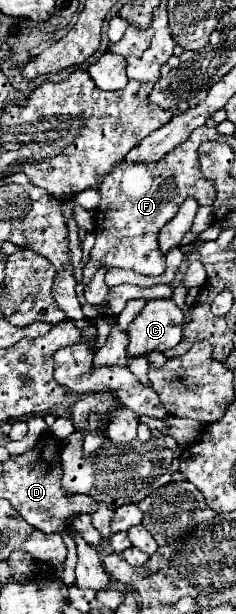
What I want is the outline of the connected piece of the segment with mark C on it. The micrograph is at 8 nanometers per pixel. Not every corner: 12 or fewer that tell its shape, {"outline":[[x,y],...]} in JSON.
{"outline":[[147,301],[129,325],[129,357],[181,341],[183,311]]}

